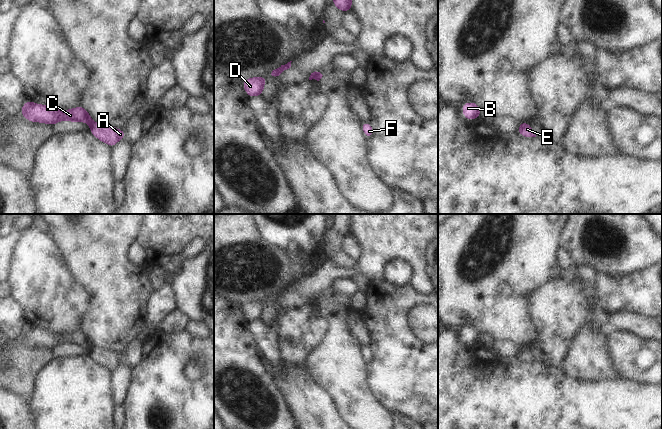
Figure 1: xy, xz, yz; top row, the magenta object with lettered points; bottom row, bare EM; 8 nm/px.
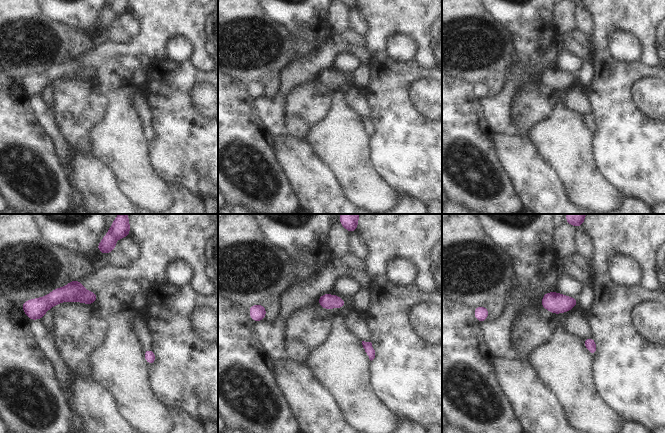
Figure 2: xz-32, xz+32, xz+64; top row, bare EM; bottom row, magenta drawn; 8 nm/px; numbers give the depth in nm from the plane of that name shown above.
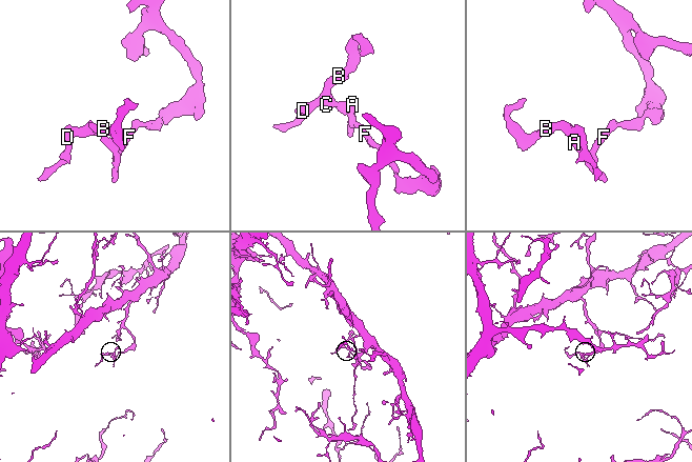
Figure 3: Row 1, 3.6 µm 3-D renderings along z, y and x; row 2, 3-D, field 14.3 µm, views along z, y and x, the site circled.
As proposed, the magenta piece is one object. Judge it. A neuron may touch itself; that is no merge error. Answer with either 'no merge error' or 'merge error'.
merge error

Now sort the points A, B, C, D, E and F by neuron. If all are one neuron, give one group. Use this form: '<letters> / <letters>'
A E F / B C D

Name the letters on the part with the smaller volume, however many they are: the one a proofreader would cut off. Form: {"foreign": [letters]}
{"foreign": ["B", "C", "D"]}

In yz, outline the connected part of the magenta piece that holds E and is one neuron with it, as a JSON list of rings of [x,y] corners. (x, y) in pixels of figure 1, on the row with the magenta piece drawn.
[[[521,122],[517,132],[525,137],[536,137],[534,131],[532,130],[531,126],[527,122]]]

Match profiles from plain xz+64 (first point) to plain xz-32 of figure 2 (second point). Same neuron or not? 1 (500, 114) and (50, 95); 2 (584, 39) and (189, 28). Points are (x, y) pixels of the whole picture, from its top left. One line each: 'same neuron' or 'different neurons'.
1: different neurons
2: different neurons

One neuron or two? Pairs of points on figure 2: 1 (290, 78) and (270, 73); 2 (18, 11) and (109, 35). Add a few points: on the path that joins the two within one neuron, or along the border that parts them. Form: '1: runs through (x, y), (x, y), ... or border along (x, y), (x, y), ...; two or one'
1: border along (298, 59), (283, 70), (282, 89), (269, 96); two
2: runs through (41, 34), (48, 41), (86, 41); one

